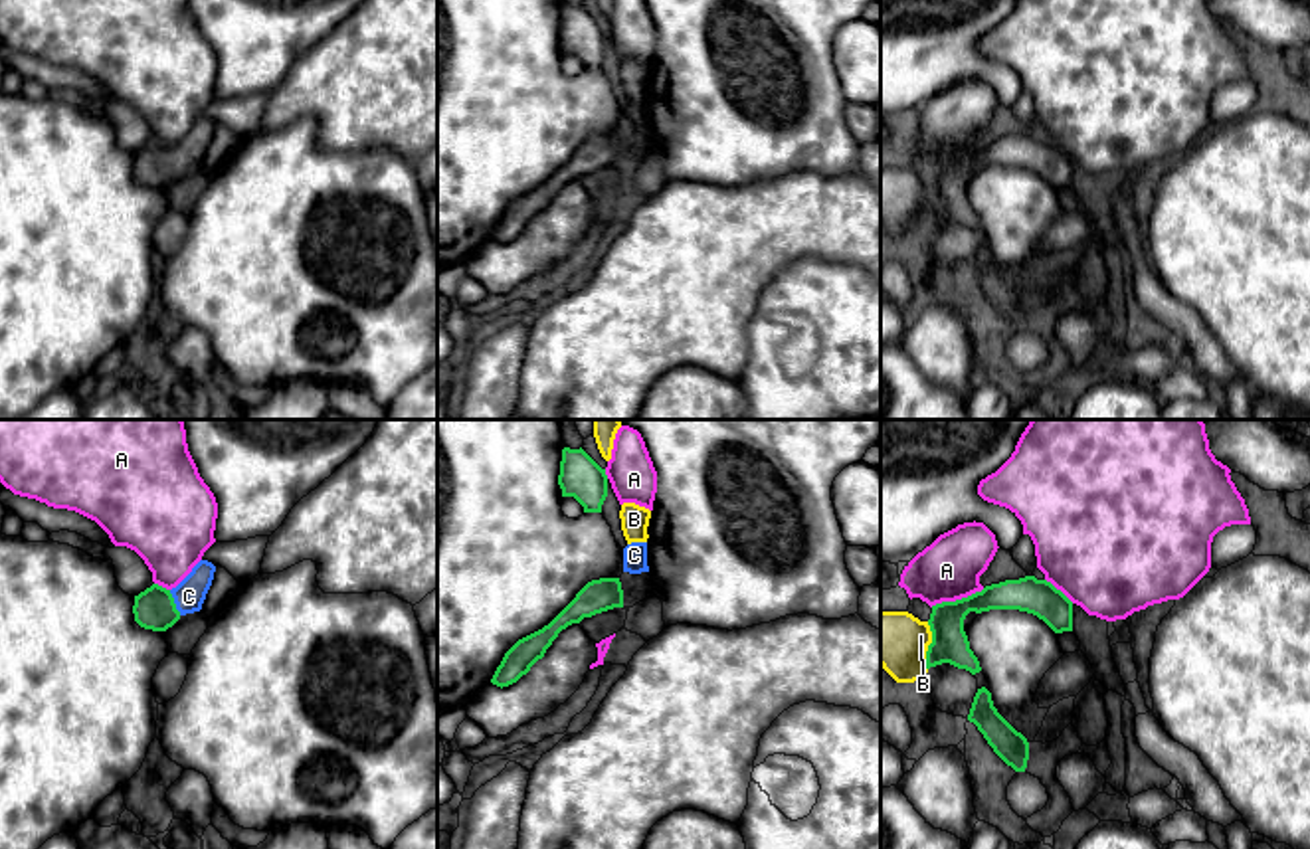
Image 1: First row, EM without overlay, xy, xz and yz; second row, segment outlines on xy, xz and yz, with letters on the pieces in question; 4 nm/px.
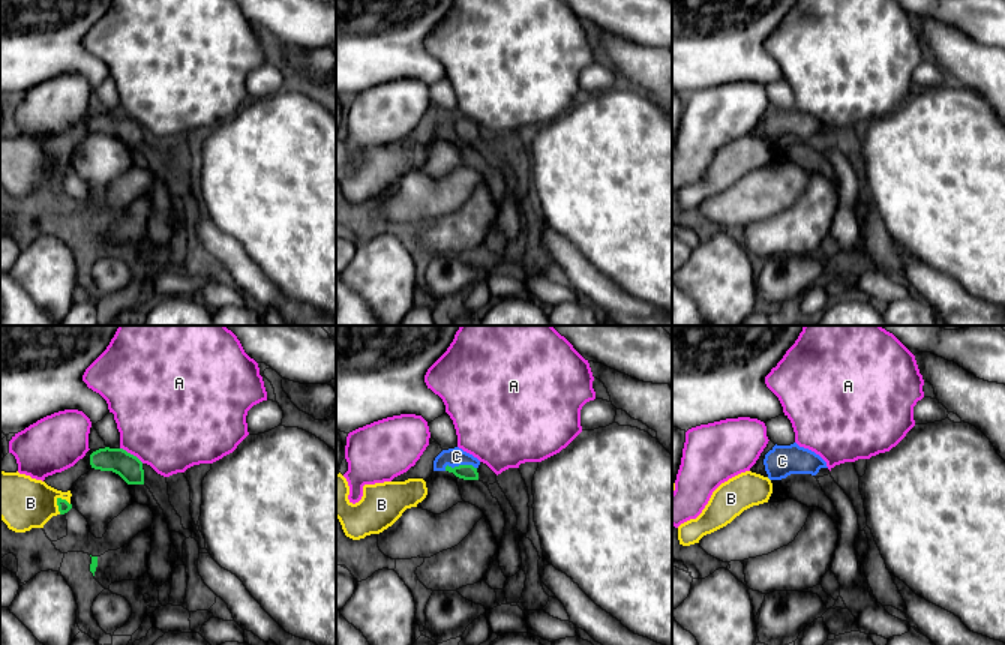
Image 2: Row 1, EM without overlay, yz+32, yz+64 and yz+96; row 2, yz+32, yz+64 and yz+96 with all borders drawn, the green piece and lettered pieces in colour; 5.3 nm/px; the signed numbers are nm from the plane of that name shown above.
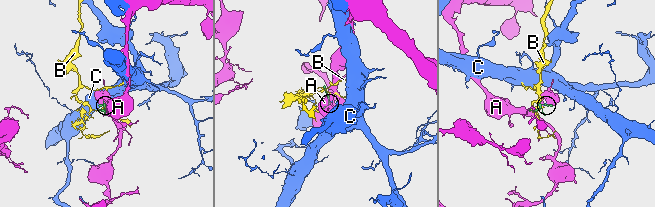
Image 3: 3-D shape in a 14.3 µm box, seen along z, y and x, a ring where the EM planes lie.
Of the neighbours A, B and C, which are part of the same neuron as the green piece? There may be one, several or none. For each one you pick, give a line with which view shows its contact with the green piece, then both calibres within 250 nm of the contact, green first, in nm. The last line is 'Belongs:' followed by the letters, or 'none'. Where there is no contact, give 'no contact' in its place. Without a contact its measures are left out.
C: contact in xy; calibres 170 and 130 nm
Belongs: C

